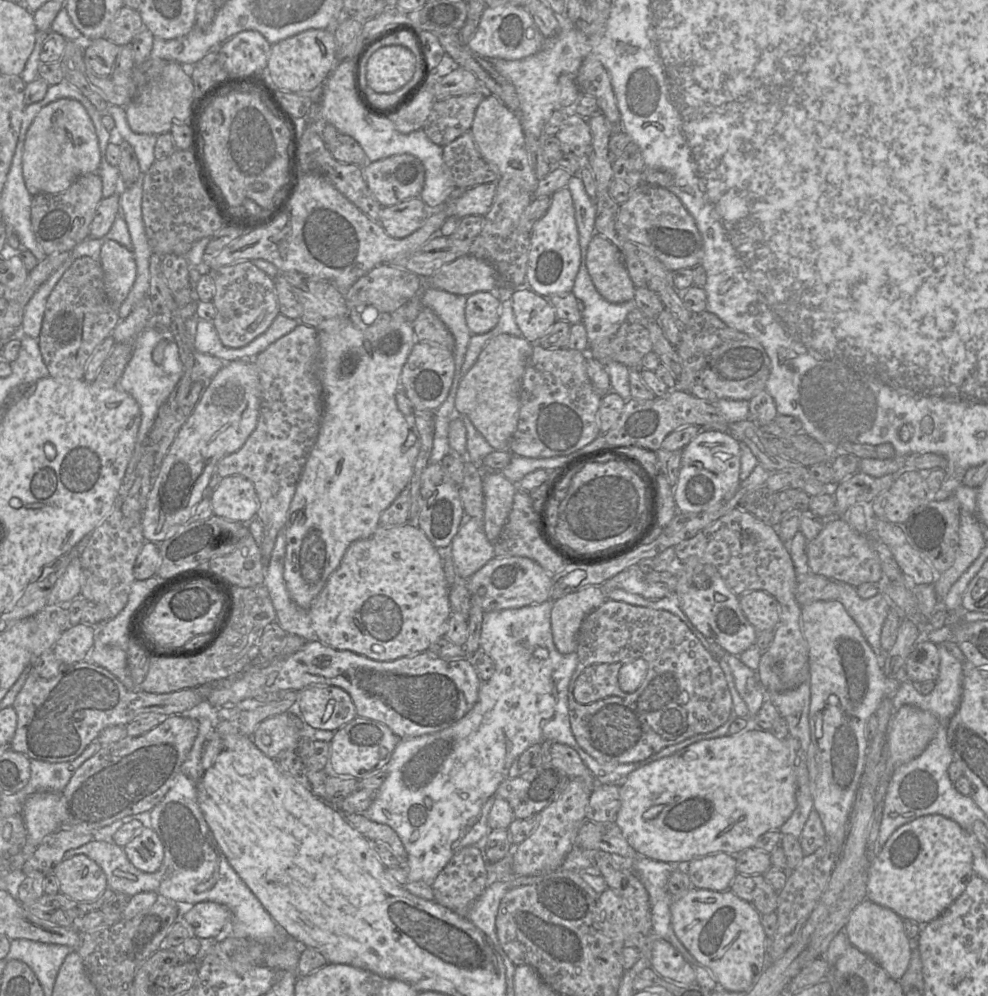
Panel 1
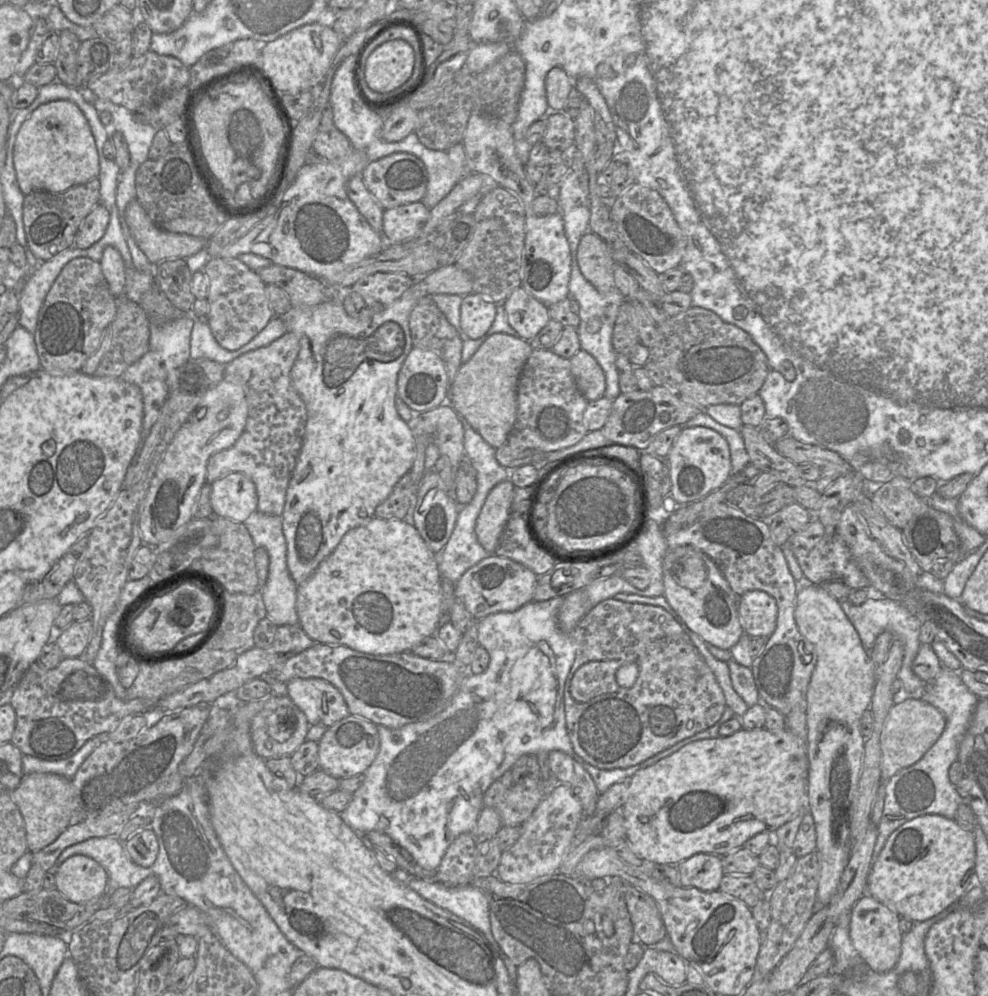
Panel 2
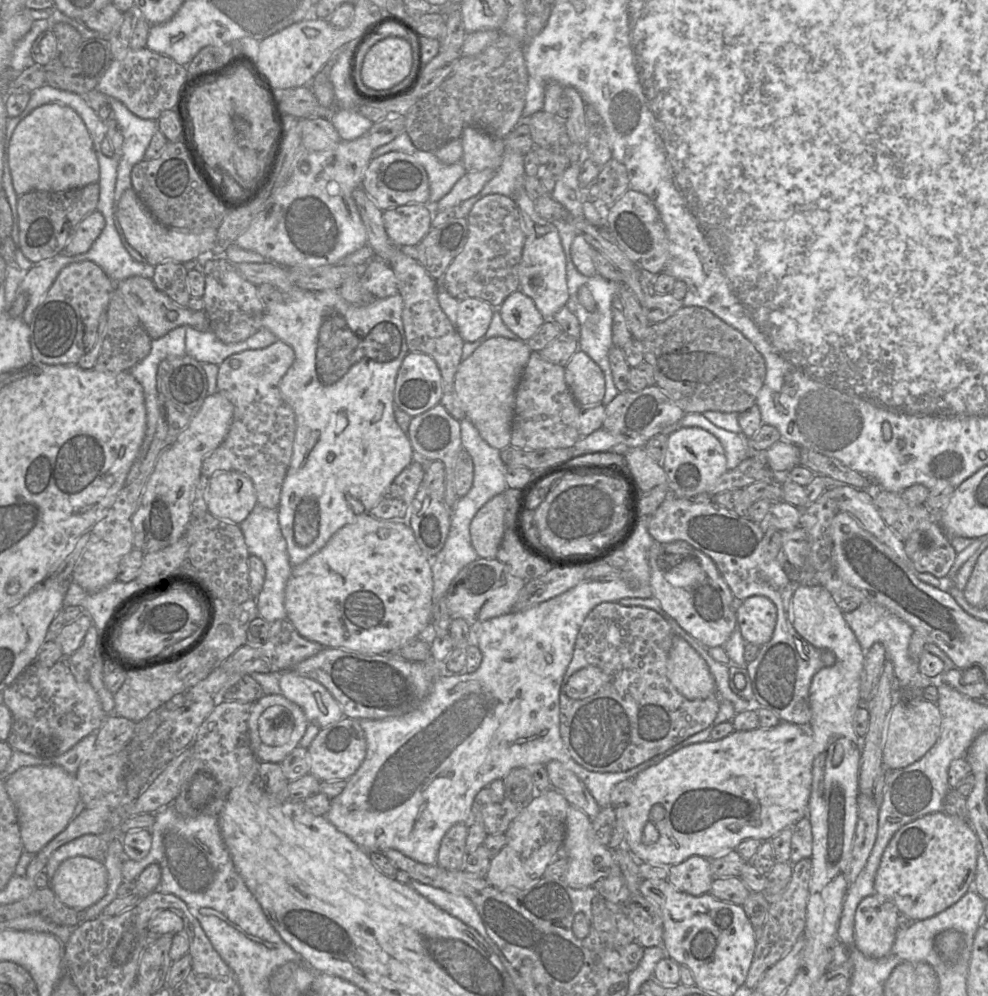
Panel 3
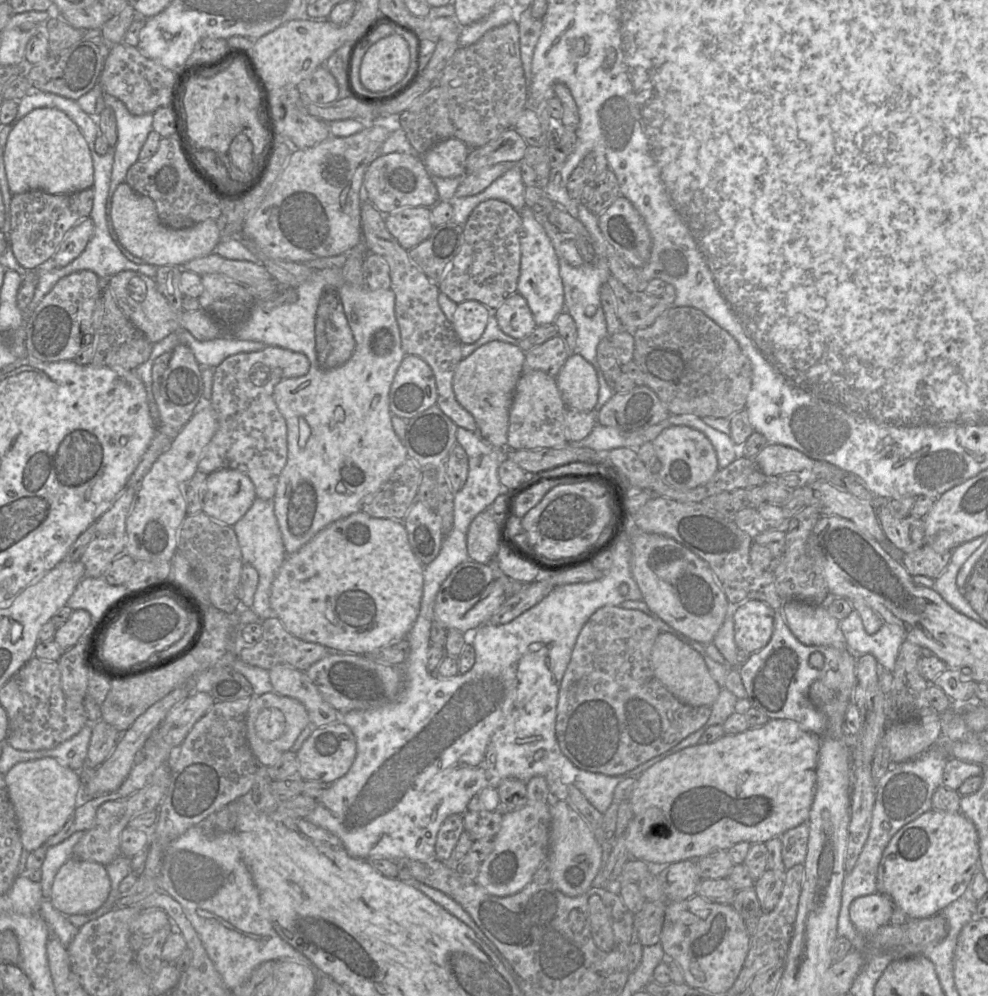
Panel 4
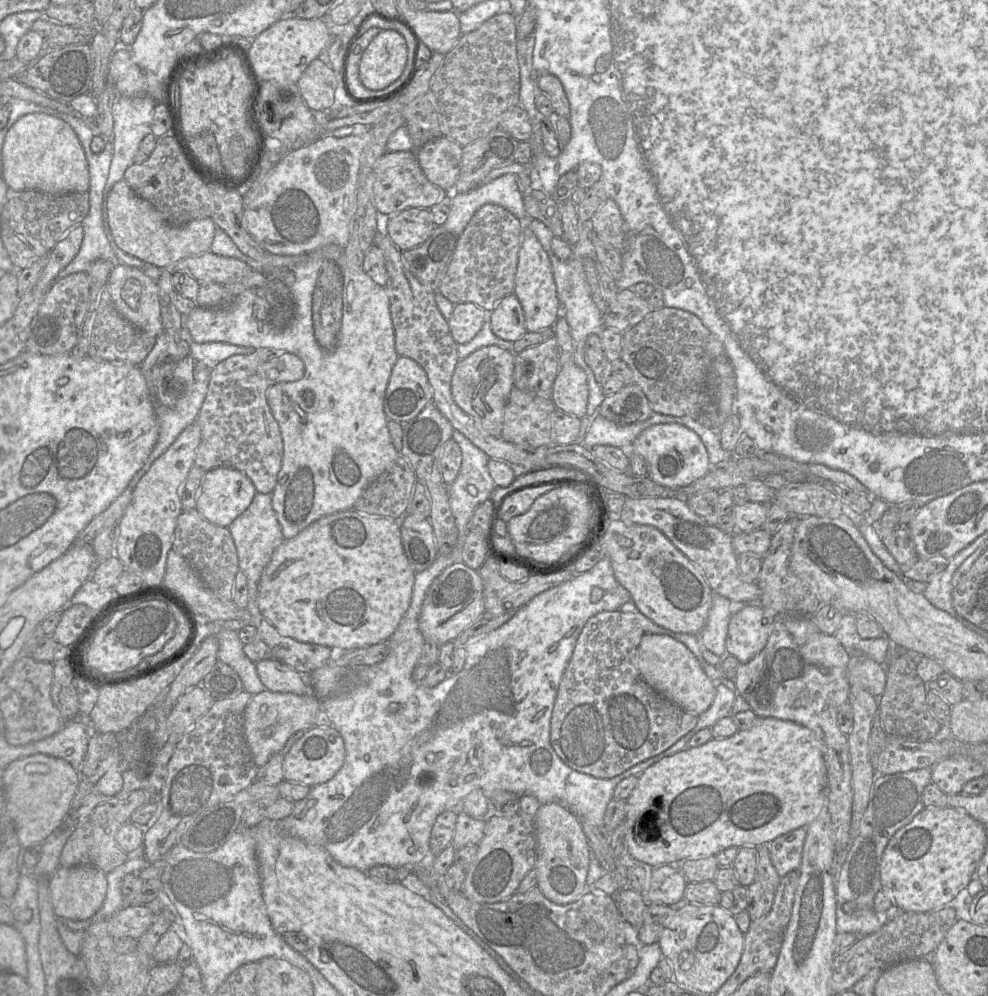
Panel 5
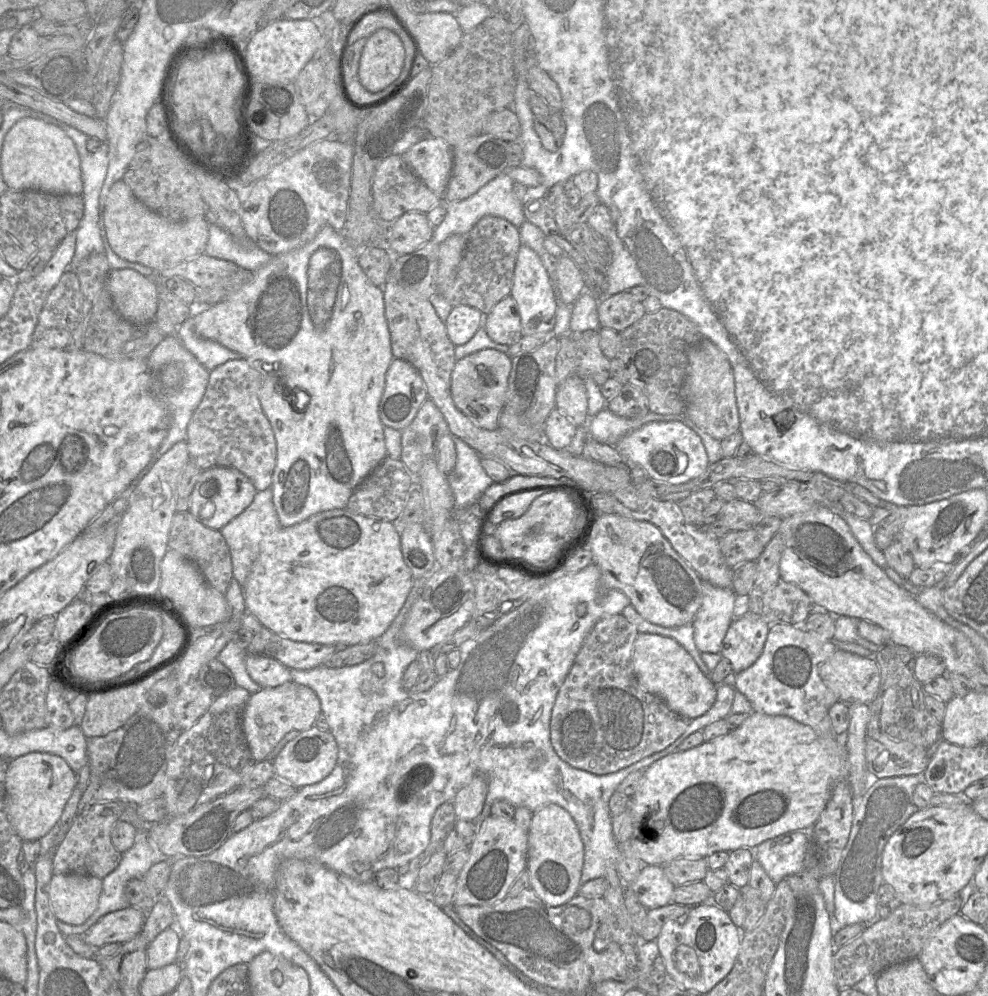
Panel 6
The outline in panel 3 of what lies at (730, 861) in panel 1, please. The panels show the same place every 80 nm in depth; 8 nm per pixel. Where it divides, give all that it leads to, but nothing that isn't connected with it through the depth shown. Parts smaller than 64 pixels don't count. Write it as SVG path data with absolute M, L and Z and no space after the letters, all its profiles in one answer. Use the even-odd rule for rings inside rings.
M691 856L668 870L667 881L677 890L693 896L709 893L713 880L710 860L701 856Z

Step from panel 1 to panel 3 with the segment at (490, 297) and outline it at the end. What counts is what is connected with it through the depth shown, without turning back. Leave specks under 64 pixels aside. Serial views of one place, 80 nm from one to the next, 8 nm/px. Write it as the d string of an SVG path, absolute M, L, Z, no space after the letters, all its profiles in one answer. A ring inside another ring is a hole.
M466 298L458 304L456 329L464 342L474 342L486 334L493 316L492 306L478 298Z

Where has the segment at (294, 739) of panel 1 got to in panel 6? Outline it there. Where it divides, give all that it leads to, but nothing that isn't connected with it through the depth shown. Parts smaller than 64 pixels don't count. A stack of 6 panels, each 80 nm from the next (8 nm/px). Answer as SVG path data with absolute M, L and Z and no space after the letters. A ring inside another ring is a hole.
M292 680L251 694L243 710L242 731L252 758L255 762L263 761L287 733L292 730L302 732L315 726L320 713L321 703L316 693Z

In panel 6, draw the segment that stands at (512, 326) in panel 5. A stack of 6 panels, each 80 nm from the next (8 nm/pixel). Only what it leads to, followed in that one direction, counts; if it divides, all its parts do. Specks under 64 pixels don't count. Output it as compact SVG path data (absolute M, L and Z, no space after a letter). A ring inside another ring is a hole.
M510 294L484 316L486 333L494 342L510 346L522 337L519 308Z

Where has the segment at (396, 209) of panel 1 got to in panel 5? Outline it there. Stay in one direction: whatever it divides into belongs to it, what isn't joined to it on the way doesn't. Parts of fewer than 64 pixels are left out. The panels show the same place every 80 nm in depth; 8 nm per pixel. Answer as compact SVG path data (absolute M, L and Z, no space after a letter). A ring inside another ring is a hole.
M408 208L389 216L386 234L401 251L406 251L424 243L435 226L430 209Z

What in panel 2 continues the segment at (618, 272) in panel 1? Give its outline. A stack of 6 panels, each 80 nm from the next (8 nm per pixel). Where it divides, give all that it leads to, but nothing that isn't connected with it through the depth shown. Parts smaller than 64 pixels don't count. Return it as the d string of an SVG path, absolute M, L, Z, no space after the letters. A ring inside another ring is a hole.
M593 232L584 234L577 248L577 262L583 276L601 293L617 289L609 246Z

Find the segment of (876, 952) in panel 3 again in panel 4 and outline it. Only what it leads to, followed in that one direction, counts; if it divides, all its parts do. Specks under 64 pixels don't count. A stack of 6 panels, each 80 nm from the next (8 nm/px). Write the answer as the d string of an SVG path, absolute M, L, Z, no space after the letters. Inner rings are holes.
M876 892L854 900L849 908L850 918L860 933L870 936L890 923L895 907L889 897Z

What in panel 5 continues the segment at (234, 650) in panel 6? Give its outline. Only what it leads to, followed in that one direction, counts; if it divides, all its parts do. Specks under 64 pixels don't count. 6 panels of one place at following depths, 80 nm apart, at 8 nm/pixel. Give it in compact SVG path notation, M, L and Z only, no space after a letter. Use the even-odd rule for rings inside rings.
M222 629L215 635L218 638L218 660L234 669L242 680L244 690L252 695L264 691L256 670L255 663L244 653L244 644L241 642L238 631Z

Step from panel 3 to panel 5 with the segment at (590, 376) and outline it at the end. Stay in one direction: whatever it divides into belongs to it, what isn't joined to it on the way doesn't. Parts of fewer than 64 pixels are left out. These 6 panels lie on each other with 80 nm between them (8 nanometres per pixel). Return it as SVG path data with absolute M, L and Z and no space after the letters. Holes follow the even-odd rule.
M574 362L561 366L554 381L551 397L557 409L581 419L586 415L588 396L585 371Z

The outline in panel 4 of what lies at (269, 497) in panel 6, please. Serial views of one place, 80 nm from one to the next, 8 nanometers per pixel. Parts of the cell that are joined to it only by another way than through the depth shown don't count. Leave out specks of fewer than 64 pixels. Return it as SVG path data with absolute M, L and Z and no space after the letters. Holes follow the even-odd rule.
M256 497L250 509L233 526L241 549L244 563L251 564L258 572L259 583L254 594L252 610L264 620L275 616L270 606L270 592L273 580L284 562L287 553L282 534L274 512L274 500Z

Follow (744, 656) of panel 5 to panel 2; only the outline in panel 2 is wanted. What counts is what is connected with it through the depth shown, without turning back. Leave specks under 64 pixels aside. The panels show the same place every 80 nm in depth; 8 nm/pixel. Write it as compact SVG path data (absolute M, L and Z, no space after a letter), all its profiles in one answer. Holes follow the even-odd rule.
M754 590L743 594L737 612L744 633L751 638L770 637L776 628L778 607L766 592Z

